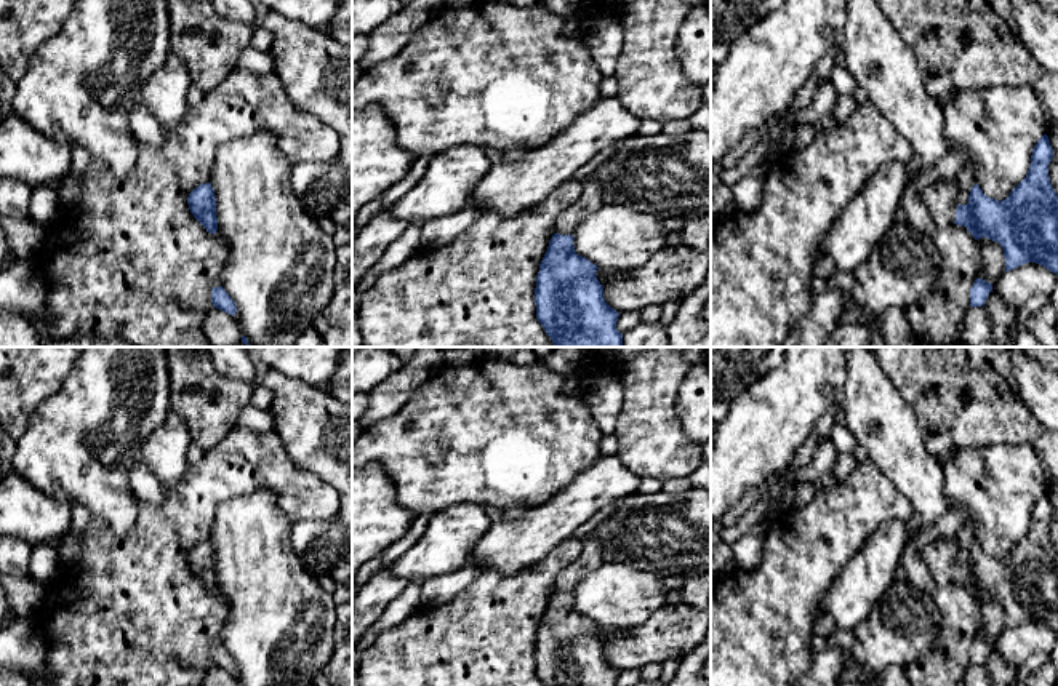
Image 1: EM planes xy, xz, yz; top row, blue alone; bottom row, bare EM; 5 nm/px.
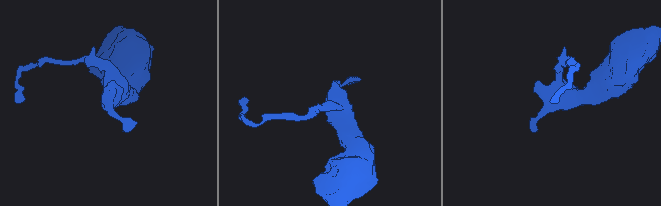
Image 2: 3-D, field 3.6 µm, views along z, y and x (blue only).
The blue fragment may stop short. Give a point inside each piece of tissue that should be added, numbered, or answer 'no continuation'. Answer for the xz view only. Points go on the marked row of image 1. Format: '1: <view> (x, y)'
1: xz (591, 199)

